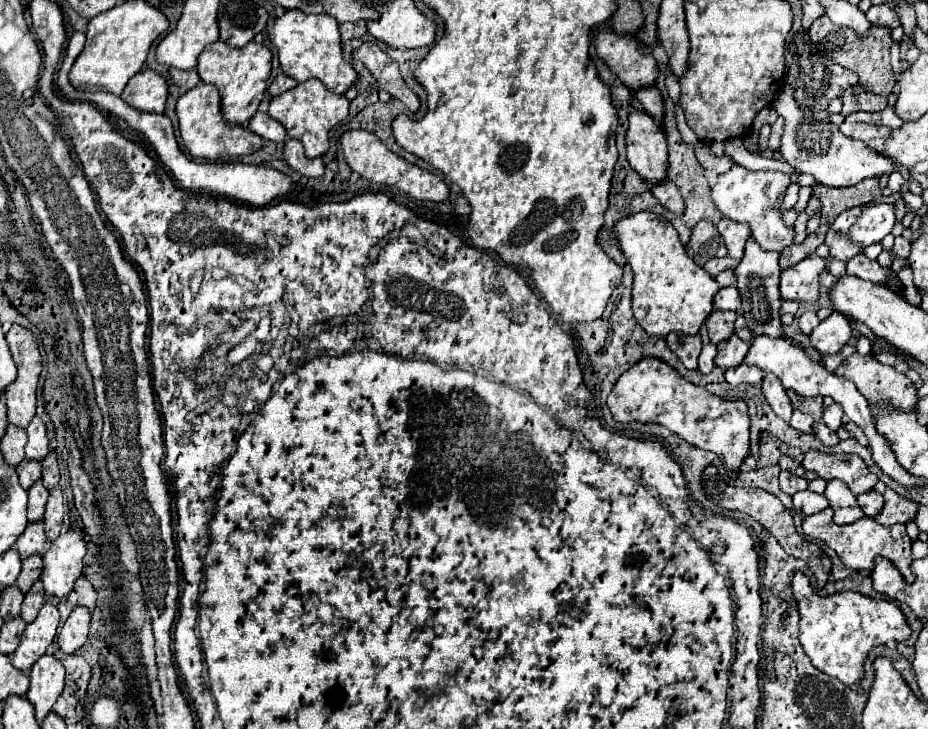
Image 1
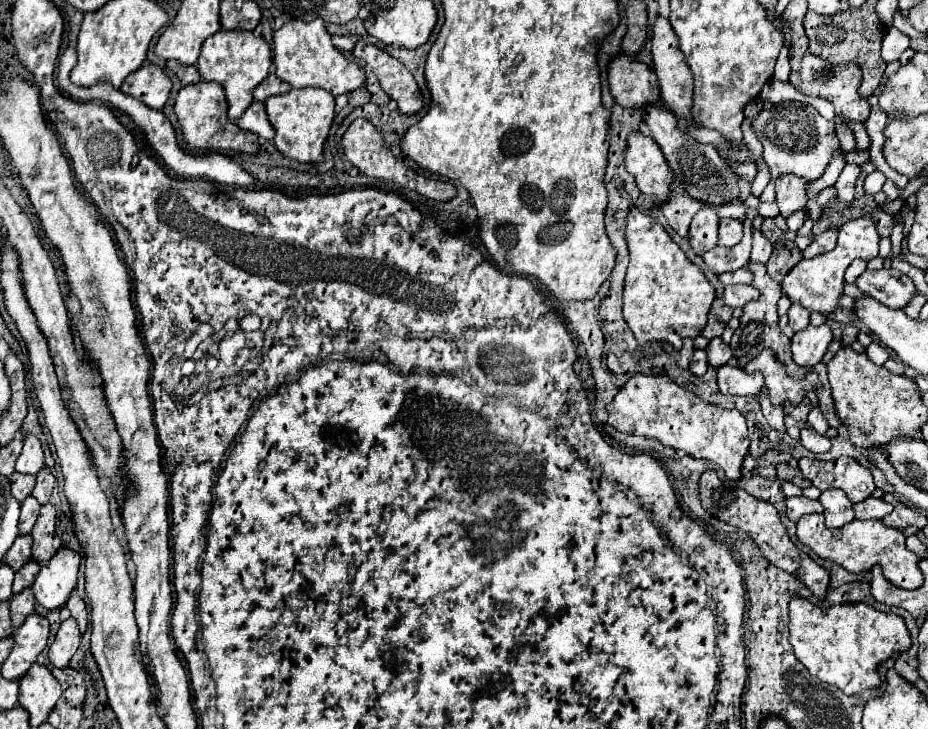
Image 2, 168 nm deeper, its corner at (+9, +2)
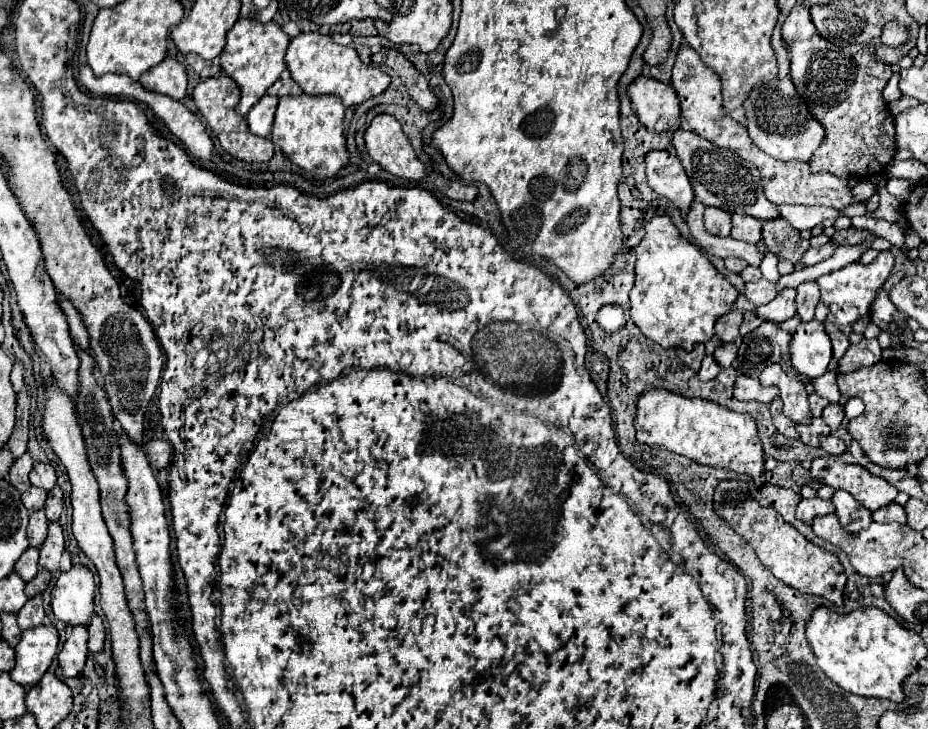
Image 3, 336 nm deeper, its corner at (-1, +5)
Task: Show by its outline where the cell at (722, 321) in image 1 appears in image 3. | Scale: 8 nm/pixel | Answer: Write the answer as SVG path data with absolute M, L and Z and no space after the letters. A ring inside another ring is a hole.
M732 309L730 313L722 315L718 321L716 321L716 337L724 343L728 341L736 341L740 337L738 329L740 329L740 323L742 323L742 313Z

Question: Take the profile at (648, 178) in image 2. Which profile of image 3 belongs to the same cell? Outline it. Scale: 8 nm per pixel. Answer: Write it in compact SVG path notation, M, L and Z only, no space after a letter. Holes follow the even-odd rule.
M650 151L646 155L646 177L648 185L658 195L670 199L680 211L690 209L694 191L676 155L668 151Z

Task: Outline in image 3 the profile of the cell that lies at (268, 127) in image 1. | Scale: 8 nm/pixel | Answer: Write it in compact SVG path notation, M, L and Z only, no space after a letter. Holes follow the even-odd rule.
M264 95L246 115L250 131L258 137L270 137L272 131L272 121L274 121L274 111L278 105L278 97Z

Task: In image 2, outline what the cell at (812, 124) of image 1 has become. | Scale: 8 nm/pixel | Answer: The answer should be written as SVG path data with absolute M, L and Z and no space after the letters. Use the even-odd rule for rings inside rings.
M788 100L788 102L772 104L772 108L768 112L762 110L752 120L752 124L758 140L764 146L764 162L770 166L772 178L790 172L806 180L816 180L826 172L834 154L840 154L846 160L846 164L862 166L868 162L868 150L844 152L840 140L834 136L834 122L826 120L824 116L818 114L814 106L804 102Z

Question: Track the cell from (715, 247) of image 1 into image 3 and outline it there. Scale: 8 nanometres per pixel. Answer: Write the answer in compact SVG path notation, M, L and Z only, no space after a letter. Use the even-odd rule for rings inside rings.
M706 207L704 225L706 231L712 235L720 235L720 237L730 235L730 215L718 207Z

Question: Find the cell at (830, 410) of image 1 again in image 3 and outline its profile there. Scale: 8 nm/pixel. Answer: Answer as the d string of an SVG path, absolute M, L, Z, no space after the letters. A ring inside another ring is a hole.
M830 403L824 413L822 413L822 419L830 425L830 429L838 429L842 419L844 419L844 405L842 403Z

